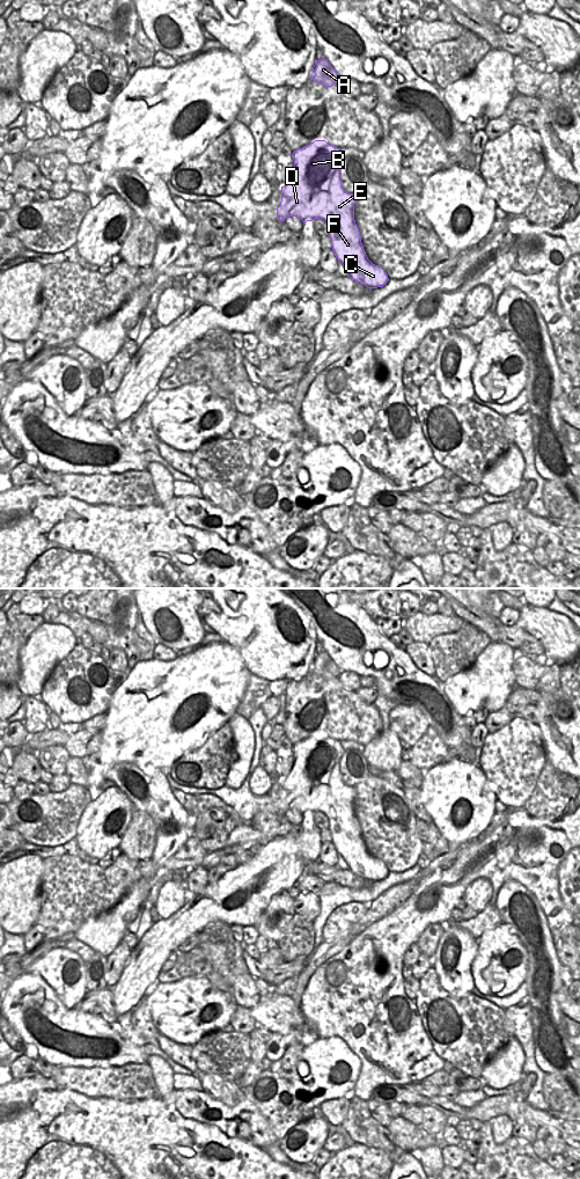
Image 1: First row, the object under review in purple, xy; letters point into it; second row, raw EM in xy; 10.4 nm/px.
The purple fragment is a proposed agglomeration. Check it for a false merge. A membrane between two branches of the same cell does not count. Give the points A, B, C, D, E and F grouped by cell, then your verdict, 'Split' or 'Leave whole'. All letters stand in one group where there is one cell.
Groups: A B C D E F. Leave whole

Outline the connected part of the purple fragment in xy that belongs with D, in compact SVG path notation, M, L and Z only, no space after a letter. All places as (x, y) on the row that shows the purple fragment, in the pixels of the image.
M325 140L314 142L293 152L294 171L288 183L281 186L281 202L277 208L277 218L285 221L287 217L298 217L303 225L314 219L322 219L329 227L332 251L345 266L347 277L368 288L383 287L389 278L384 270L373 264L364 249L359 228L354 220L355 193L347 193L342 188L340 164L344 155L340 148Z

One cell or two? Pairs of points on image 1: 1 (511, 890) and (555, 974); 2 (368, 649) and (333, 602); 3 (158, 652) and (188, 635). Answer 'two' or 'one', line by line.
1: one
2: one
3: two

